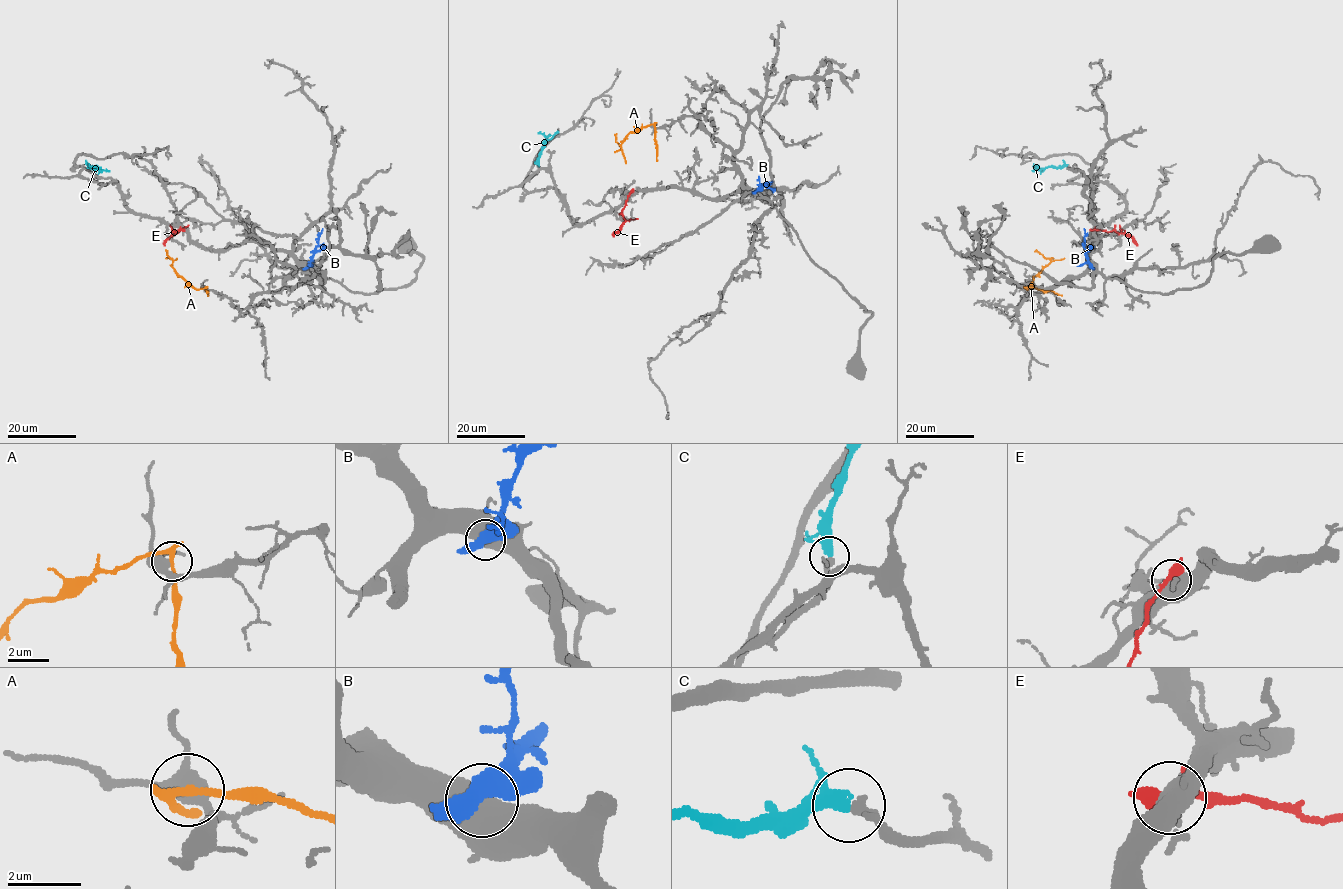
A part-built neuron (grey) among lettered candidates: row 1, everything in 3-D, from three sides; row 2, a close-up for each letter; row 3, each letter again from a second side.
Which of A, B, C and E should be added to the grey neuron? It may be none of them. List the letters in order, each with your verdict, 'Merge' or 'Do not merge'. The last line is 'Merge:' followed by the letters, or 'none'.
A: Do not merge
B: Do not merge
C: Merge
E: Do not merge
Merge: C

